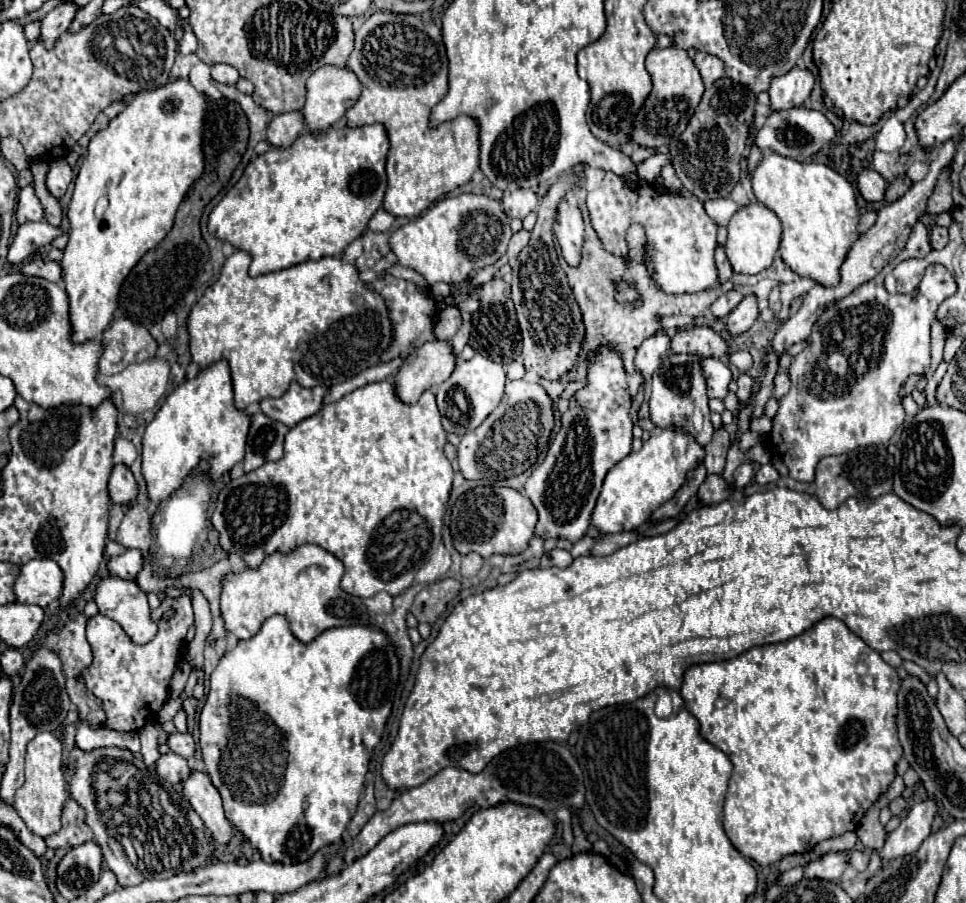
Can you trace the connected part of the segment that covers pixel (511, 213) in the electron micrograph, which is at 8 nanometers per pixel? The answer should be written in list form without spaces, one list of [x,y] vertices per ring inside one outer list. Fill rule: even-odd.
[[[517,188],[503,196],[503,208],[509,218],[525,218],[539,208],[539,196],[529,188]]]

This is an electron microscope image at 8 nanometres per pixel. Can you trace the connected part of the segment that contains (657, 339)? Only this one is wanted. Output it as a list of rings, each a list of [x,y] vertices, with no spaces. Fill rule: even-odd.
[[[655,334],[647,338],[635,356],[635,368],[643,374],[643,380],[649,382],[655,370],[661,366],[661,362],[669,356],[669,336]]]

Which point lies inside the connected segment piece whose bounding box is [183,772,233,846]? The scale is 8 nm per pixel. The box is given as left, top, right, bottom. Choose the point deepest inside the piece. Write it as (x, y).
(202, 795)

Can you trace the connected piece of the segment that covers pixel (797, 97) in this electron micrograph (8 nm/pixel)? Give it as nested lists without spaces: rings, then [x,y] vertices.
[[[795,66],[787,72],[787,76],[775,78],[769,88],[769,98],[773,110],[787,110],[791,106],[801,106],[811,94],[815,84],[815,76],[807,68]]]

